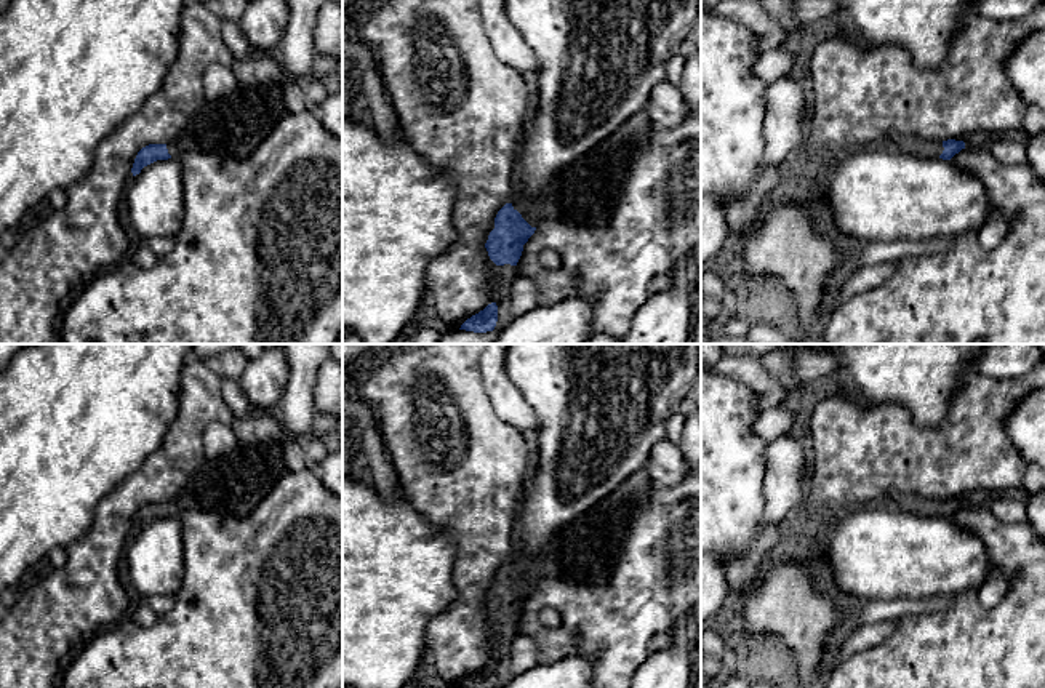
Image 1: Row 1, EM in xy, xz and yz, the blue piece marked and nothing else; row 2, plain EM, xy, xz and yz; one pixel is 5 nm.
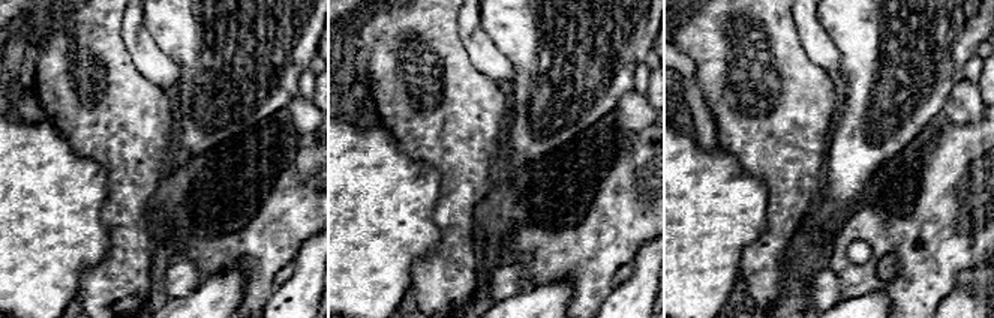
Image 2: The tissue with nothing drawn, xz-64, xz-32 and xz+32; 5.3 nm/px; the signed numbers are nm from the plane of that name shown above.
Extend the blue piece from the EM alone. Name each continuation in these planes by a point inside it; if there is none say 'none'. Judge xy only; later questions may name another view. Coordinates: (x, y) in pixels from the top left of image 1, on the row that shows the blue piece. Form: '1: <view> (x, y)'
1: xy (234, 125)

